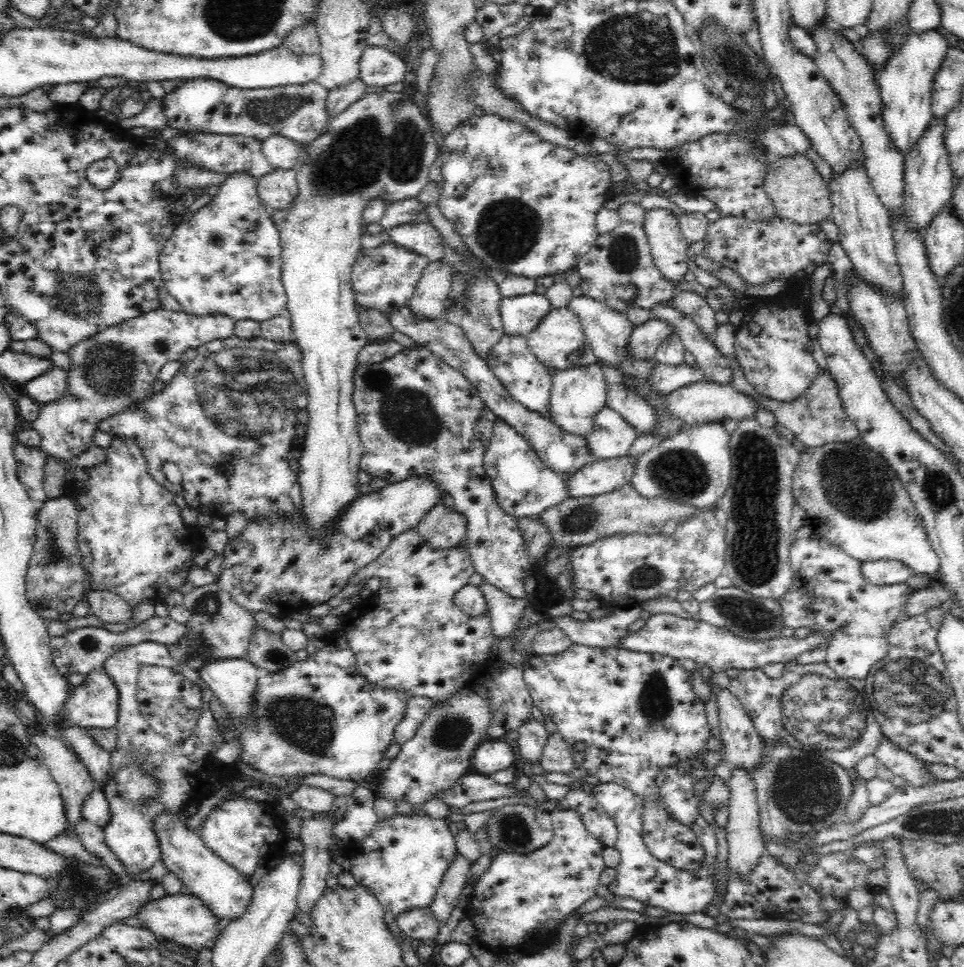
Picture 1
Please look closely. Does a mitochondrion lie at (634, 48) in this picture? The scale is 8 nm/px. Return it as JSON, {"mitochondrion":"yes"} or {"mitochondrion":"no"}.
{"mitochondrion":"yes"}

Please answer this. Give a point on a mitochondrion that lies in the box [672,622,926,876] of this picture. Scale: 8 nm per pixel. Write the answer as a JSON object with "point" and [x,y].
{"point":[813,706]}

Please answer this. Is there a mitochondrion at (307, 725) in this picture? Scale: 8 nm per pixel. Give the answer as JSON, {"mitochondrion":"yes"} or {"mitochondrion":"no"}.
{"mitochondrion":"yes"}

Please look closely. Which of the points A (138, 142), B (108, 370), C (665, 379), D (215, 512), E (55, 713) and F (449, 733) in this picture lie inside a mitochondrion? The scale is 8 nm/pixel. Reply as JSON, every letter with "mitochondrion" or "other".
{"A":"other","B":"mitochondrion","C":"other","D":"other","E":"other","F":"mitochondrion"}

